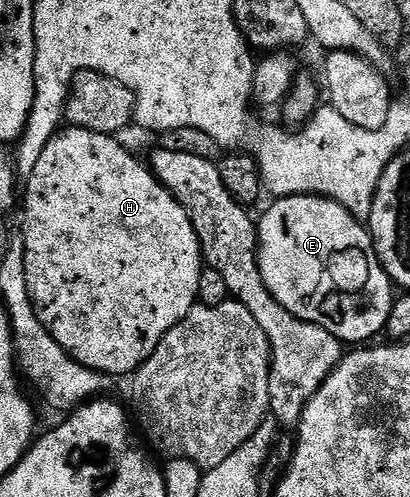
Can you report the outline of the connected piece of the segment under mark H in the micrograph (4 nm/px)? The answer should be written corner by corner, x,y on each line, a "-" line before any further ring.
72,126
65,130
54,134
50,139
39,161
35,161
35,169
28,172
29,184
26,187
24,184
23,187
23,195
24,191
26,195
25,220
19,227
19,233
23,237
25,250
27,289
37,320
72,359
79,361
79,365
87,365
87,369
95,369
104,375
129,377
147,361
147,357
151,357
151,353
155,353
159,341
163,341
166,333
179,325
179,321
183,321
183,317
187,317
193,307
198,306
199,279
203,270
201,242
197,240
191,217
183,209
183,205
179,205
176,197
154,177
152,170
142,160
141,164
123,144
116,143
118,140
114,136
100,135

